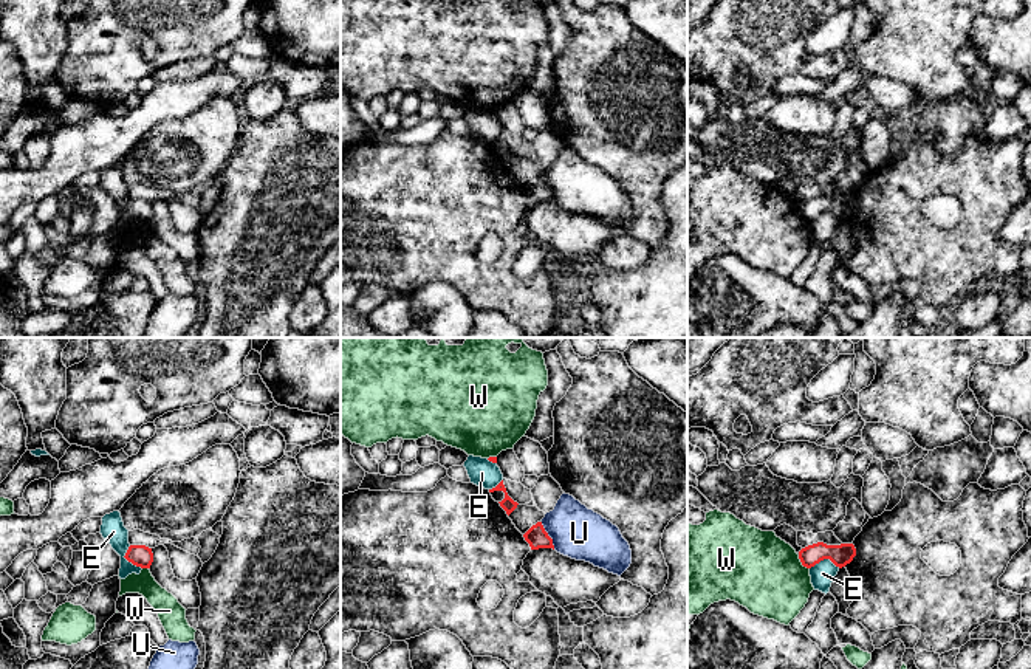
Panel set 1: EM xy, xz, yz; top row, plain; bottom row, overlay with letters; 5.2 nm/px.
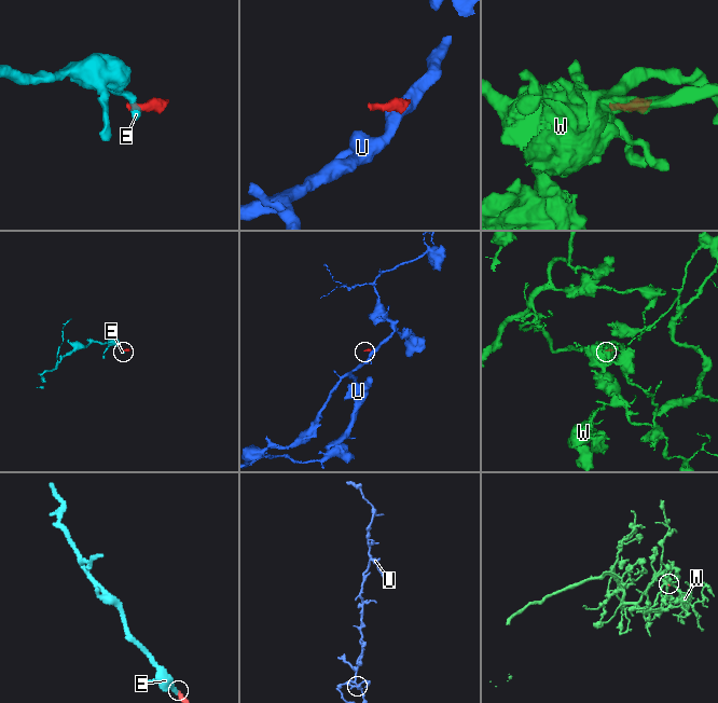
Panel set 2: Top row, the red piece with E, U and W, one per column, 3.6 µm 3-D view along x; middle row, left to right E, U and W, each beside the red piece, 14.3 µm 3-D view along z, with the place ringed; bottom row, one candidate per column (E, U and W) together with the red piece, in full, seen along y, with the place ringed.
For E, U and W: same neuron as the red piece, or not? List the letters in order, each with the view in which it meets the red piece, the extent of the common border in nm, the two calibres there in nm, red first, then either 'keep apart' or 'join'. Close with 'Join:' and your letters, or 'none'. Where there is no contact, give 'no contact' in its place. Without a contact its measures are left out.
E: xy | 140 nm | 110/120 nm | keep apart
U: xz | 160 nm | 110/280 nm | keep apart
W: yz | 100 nm | 110/400 nm | keep apart
Join: none

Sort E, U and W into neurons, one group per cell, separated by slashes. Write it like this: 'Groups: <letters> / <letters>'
Groups: E / U / W

